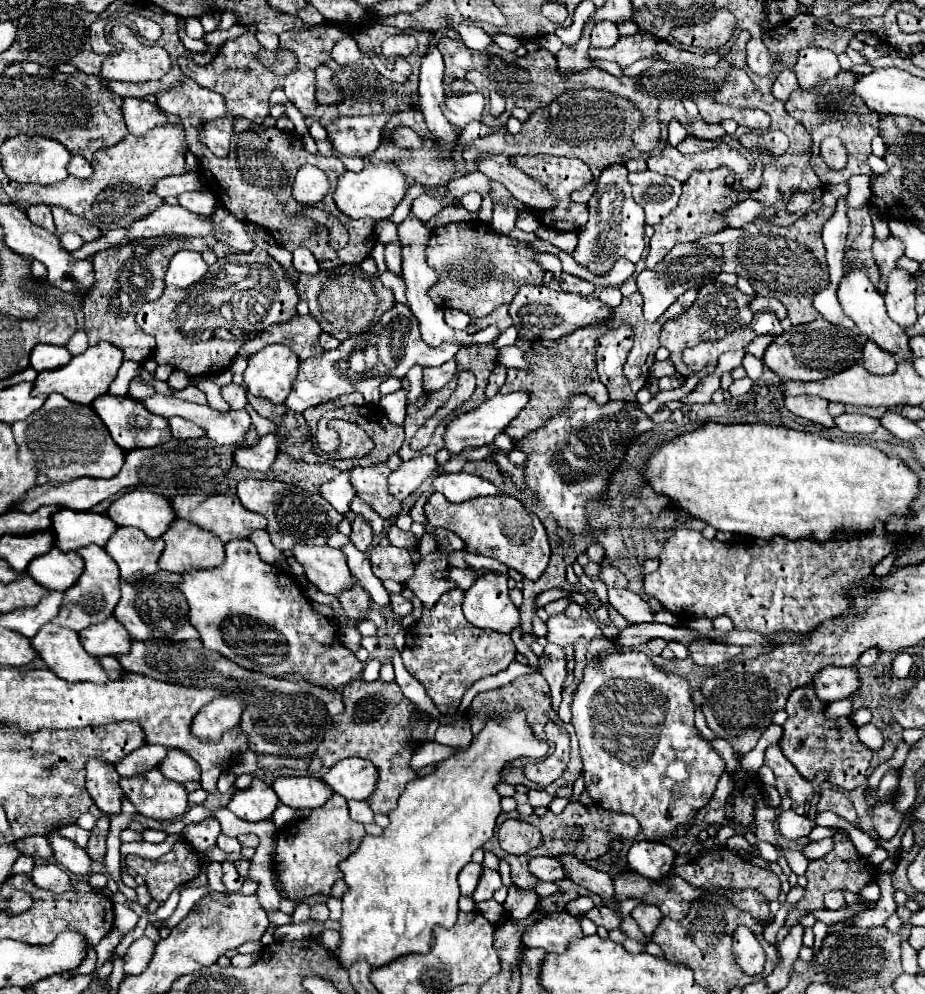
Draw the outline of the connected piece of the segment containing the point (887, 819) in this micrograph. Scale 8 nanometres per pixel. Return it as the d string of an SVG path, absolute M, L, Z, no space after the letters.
M881 801L879 805L875 805L873 827L879 833L879 839L891 839L901 827L901 817L903 815L893 809L893 801Z

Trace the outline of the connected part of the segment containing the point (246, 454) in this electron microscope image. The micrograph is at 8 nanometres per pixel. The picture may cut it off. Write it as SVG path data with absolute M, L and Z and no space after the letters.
M275 433L263 435L255 447L241 447L235 453L235 463L251 471L267 471L279 451L279 437Z

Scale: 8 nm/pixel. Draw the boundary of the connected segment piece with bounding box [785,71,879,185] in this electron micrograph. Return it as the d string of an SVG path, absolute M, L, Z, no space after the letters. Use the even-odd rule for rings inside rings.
M839 71L839 75L835 79L825 81L825 85L819 93L797 89L797 93L791 97L791 101L785 103L787 113L793 119L797 119L811 133L811 139L813 139L811 165L813 165L813 171L817 173L817 177L821 179L823 185L845 183L855 173L863 173L863 175L873 173L871 167L867 165L867 157L871 155L873 137L879 135L879 117L867 117L871 111L867 109L867 105L861 105L861 101L857 101L857 97L853 97L849 93L851 83L853 83L853 73ZM831 135L839 137L843 141L843 145L847 147L847 167L841 169L839 175L823 175L823 159L819 155L819 145L825 137L831 137Z

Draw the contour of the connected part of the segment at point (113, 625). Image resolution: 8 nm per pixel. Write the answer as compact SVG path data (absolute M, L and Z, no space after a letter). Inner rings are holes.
M109 617L103 623L89 625L87 629L79 631L79 639L83 649L93 657L115 657L117 653L127 653L131 641L129 633L125 633L125 627L115 617Z

